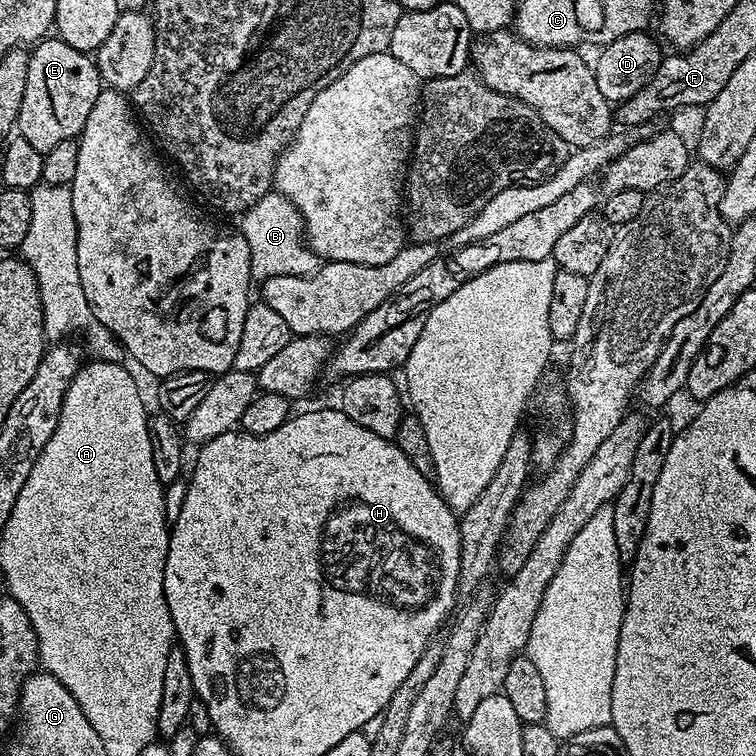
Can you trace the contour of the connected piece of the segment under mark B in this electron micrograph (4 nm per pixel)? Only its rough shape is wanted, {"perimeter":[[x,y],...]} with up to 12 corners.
{"perimeter":[[268,192],[238,228],[257,281],[310,276],[322,261],[288,197]]}

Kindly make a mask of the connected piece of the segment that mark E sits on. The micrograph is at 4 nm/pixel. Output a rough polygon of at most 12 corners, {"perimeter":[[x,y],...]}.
{"perimeter":[[59,38],[29,51],[18,135],[76,140],[102,91],[89,53]]}

